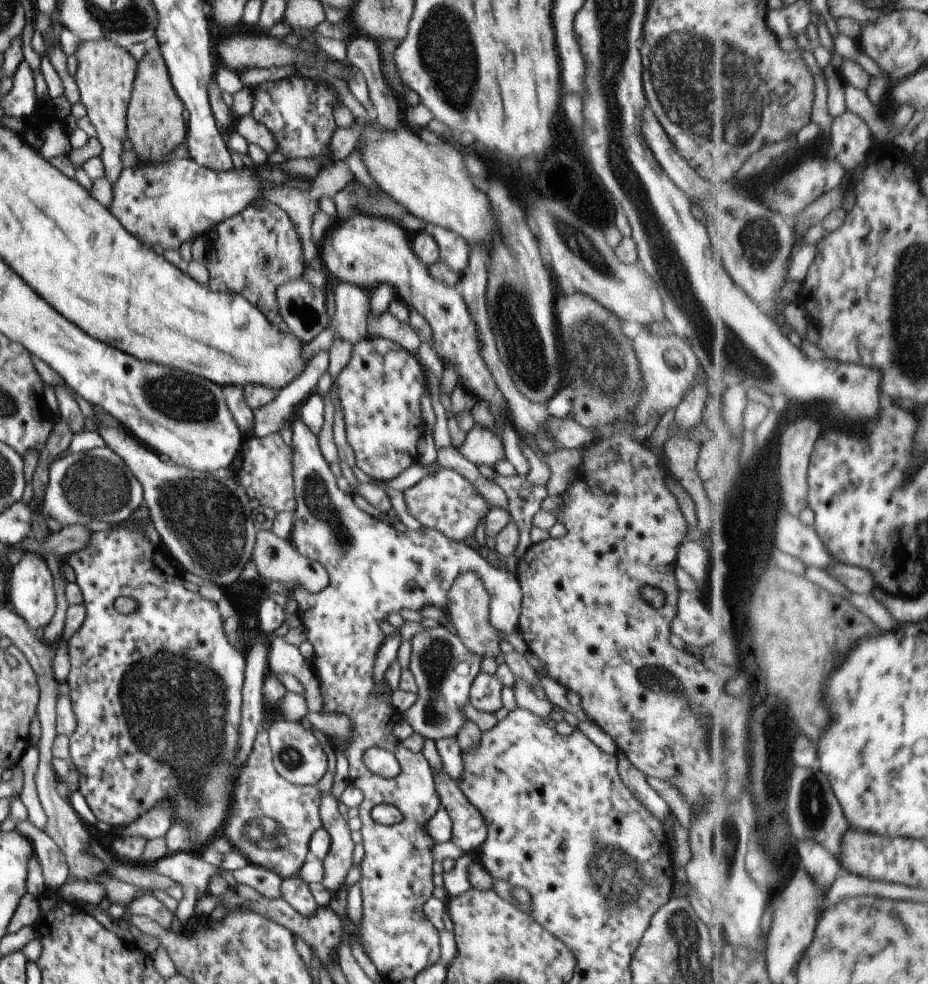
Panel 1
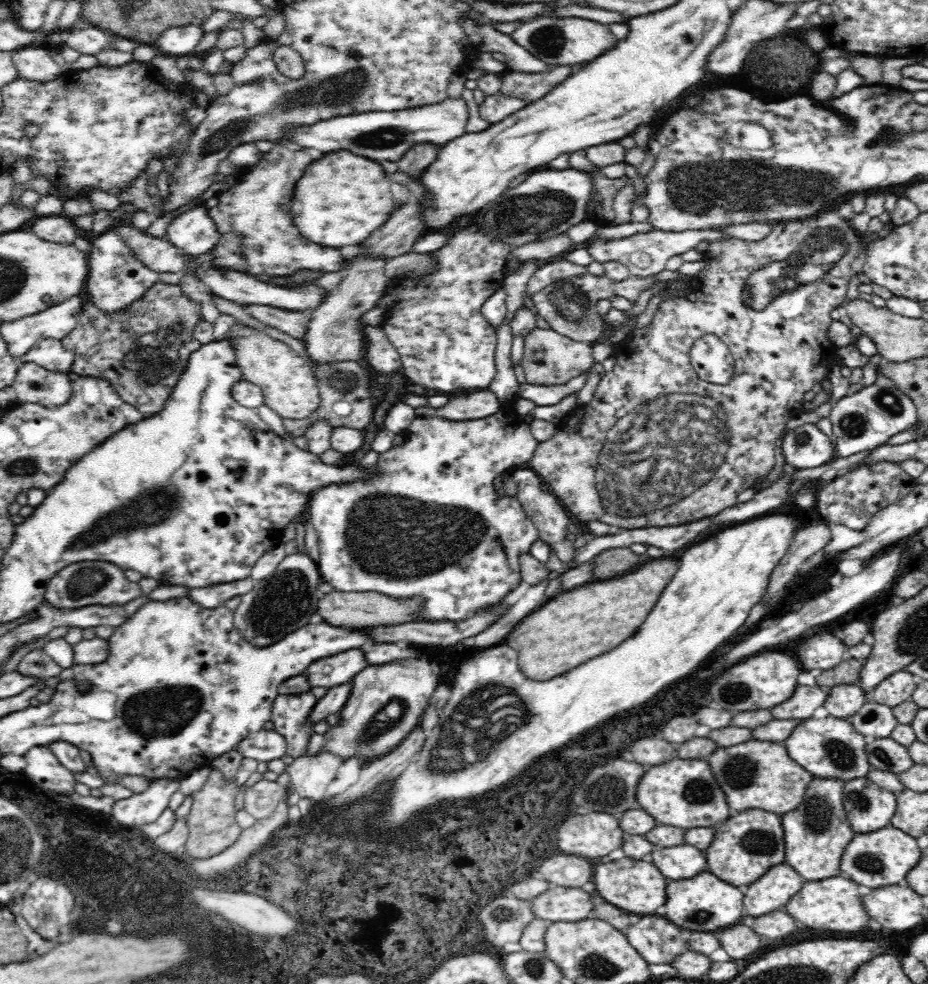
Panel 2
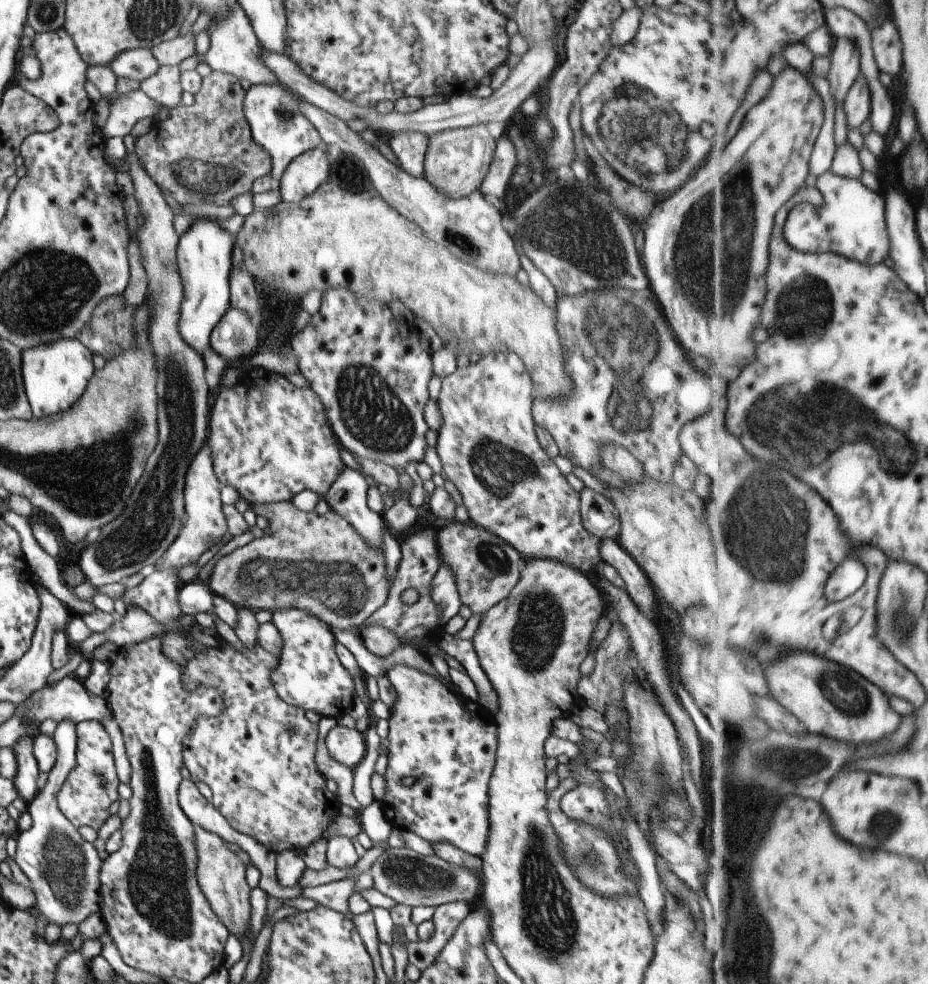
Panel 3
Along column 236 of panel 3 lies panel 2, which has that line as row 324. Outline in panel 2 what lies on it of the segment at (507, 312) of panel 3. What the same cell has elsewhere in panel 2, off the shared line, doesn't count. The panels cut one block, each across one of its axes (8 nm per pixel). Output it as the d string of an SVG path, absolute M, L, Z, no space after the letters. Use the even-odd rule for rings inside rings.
M238 321L226 332L225 338L235 350L237 365L243 378L262 389L265 405L278 416L302 420L318 410L321 396L312 367L292 347L270 338L262 330L255 330Z

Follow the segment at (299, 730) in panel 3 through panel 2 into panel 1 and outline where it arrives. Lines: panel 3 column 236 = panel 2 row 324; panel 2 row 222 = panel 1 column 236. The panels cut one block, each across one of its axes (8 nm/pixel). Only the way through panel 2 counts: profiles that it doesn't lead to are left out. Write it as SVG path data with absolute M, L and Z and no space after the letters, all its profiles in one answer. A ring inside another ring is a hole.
M267 722L260 726L256 735L250 756L246 764L236 770L234 790L231 792L231 808L227 819L223 822L222 835L230 839L235 850L238 850L248 863L256 866L276 870L283 878L293 877L303 865L309 852L309 840L312 833L322 827L319 808L321 805L322 792L317 785L298 786L289 780L282 778L273 763L272 749L269 743L269 732ZM281 839L283 844L281 850L274 849L273 842Z

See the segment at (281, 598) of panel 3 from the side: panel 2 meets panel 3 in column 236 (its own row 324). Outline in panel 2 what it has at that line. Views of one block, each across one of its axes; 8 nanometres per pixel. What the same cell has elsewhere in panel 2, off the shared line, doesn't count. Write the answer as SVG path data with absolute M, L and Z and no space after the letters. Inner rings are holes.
M664 269L658 274L642 278L639 276L630 275L622 282L613 281L605 274L602 276L595 276L586 274L580 276L572 276L572 278L562 278L556 280L552 284L546 285L542 290L532 294L534 306L536 306L537 314L540 314L544 320L550 325L550 329L558 334L562 334L576 340L588 344L601 342L601 336L606 330L606 323L603 316L596 310L596 302L600 299L609 299L611 296L618 295L635 302L635 299L640 296L641 292L648 290L656 280L662 282L677 281L684 279L684 281L693 282L690 276L683 276L676 271L669 271Z

